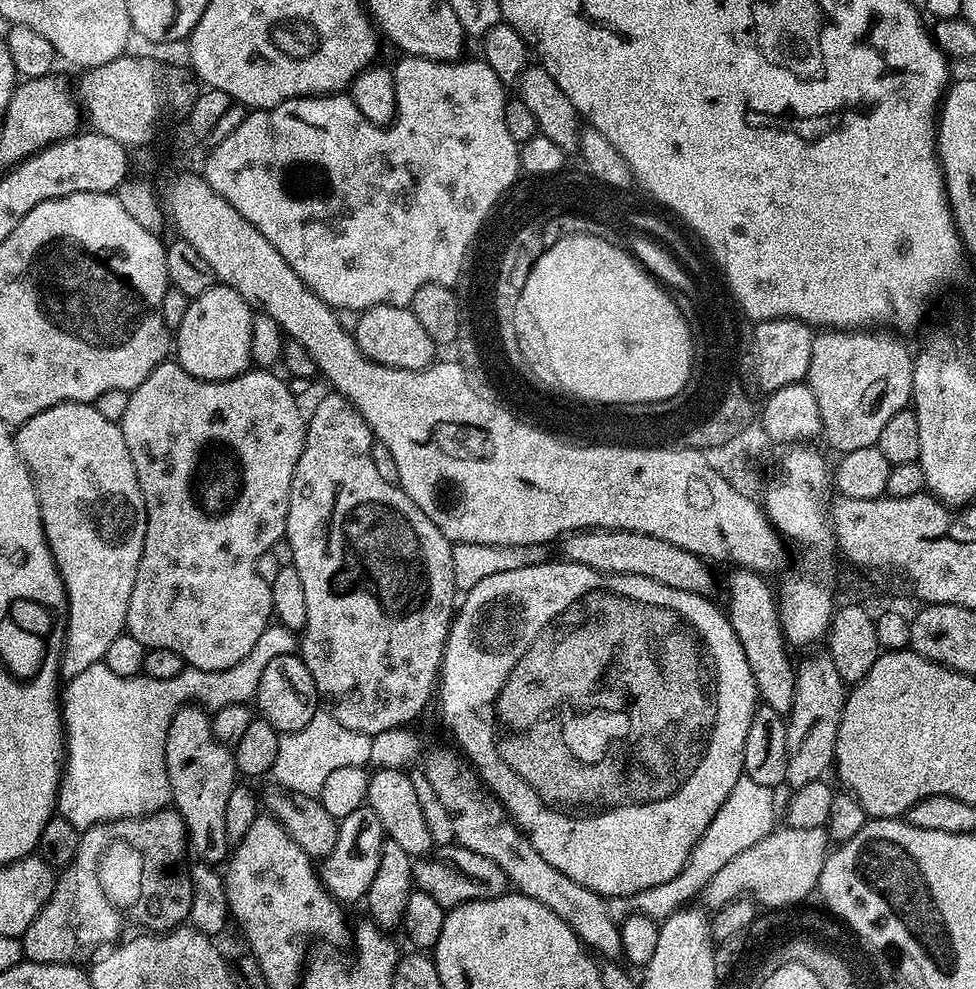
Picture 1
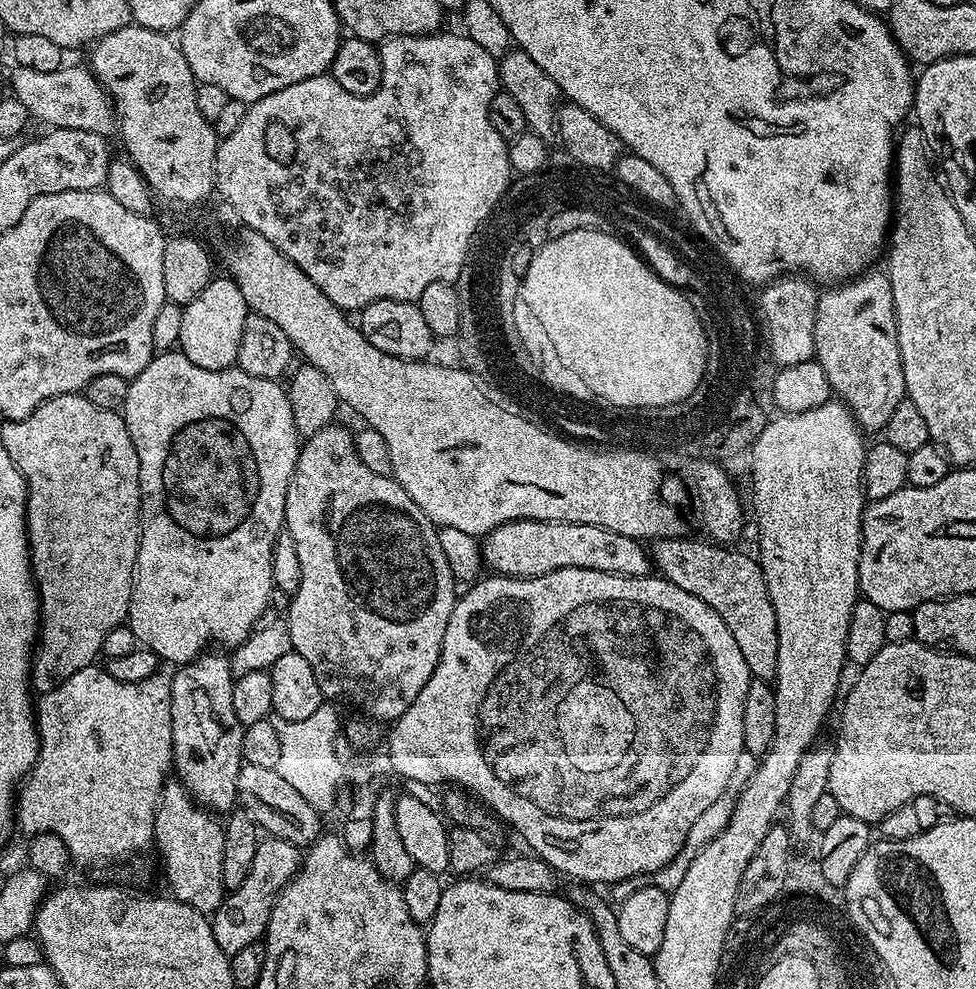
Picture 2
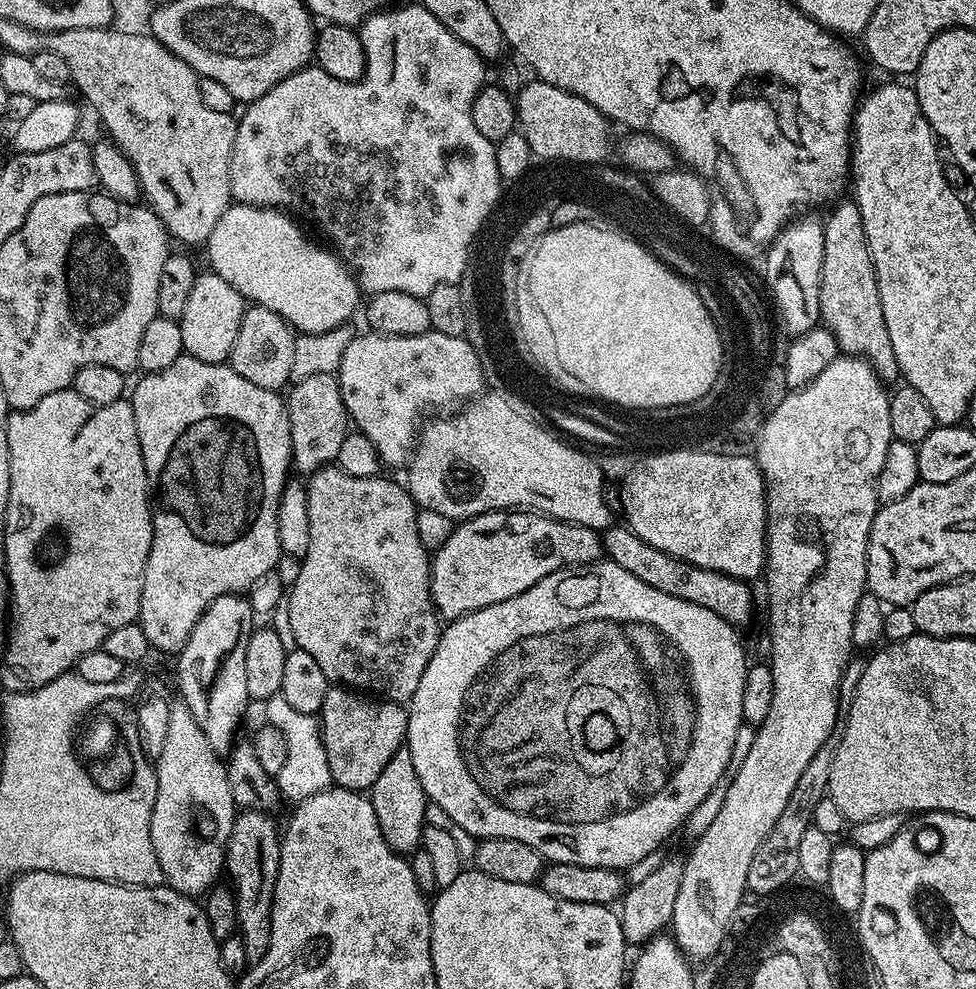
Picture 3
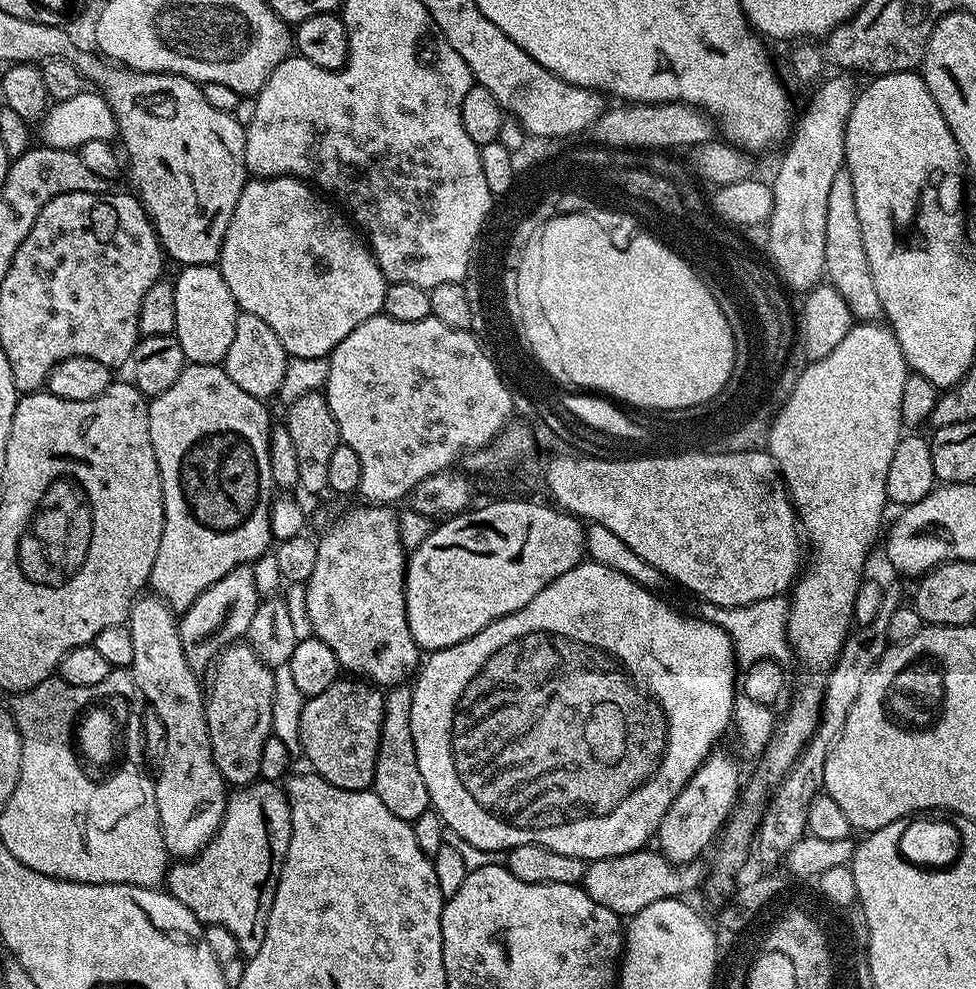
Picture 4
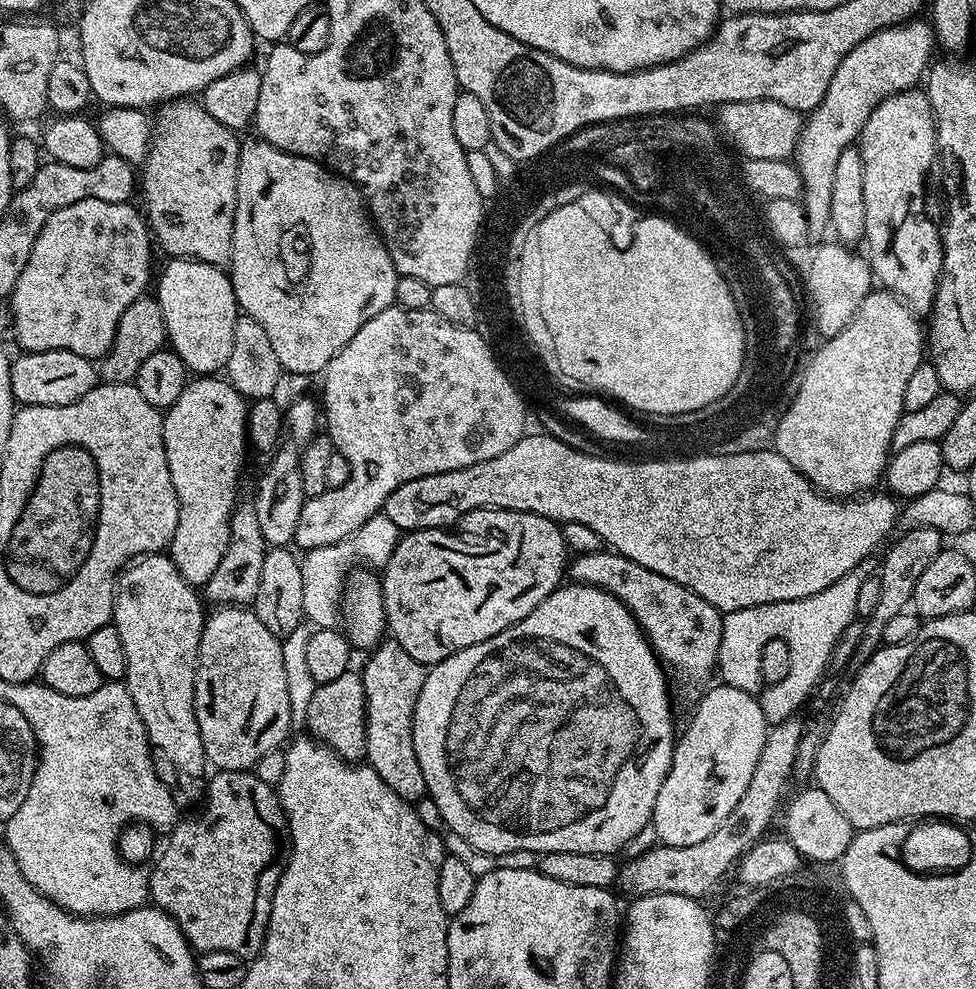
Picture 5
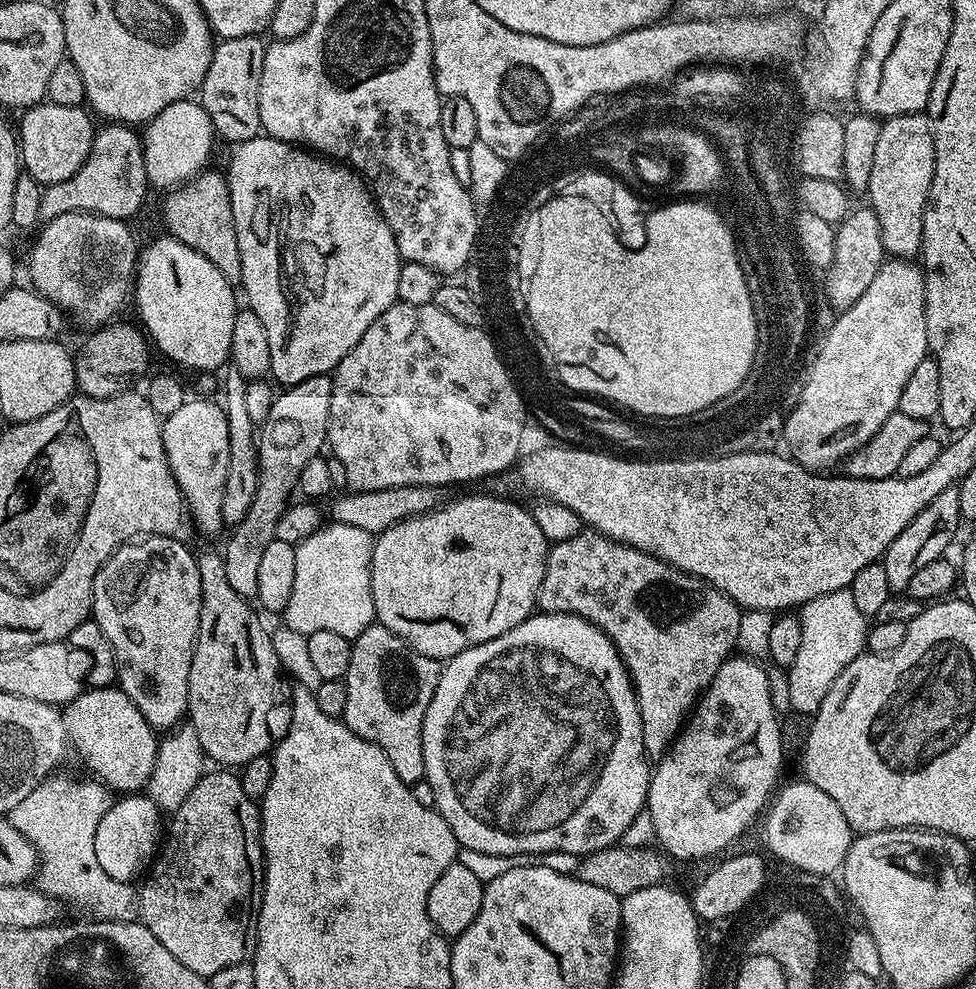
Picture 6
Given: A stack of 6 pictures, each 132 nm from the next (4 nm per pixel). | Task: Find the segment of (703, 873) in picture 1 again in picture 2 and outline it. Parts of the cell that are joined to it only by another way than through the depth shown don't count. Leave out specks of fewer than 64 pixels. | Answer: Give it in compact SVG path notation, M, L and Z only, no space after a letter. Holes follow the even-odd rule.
M743 752L738 758L738 766L734 766L734 774L730 774L730 782L726 786L726 790L722 794L718 794L718 798L714 801L714 806L710 806L706 810L706 814L698 817L698 822L694 822L694 826L690 826L690 830L686 834L686 842L682 846L682 850L675 856L666 866L662 866L662 870L654 870L650 877L635 876L629 880L623 880L617 884L611 885L607 889L606 896L613 905L619 906L622 902L626 902L626 898L630 898L630 894L634 890L642 890L651 887L671 893L678 890L678 886L682 883L682 878L686 875L686 870L690 870L690 862L694 862L694 858L698 858L698 854L710 842L714 842L714 838L718 838L718 834L722 834L722 830L726 830L726 826L730 822L730 818L734 814L734 806L738 802L740 792L746 786L746 782L754 774L758 758L749 752Z

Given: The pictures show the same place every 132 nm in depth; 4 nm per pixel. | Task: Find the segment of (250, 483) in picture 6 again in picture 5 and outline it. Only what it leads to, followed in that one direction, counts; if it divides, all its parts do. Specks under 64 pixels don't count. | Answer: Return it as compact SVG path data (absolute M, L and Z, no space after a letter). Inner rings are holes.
M241 499L230 518L230 538L222 562L214 569L212 577L202 585L202 596L212 606L248 606L258 594L258 582L262 578L262 558L270 545L262 538L262 526L258 526L258 514L251 499Z

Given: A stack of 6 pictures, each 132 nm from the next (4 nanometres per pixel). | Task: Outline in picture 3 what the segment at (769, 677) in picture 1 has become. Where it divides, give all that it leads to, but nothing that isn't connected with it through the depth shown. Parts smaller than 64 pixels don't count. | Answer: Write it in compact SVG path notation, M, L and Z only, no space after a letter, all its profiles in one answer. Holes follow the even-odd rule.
M613 523L602 532L602 552L612 563L622 566L622 570L634 574L634 578L639 578L641 582L646 582L646 586L654 586L654 590L662 590L662 594L671 594L674 598L686 598L686 602L694 602L698 606L706 606L706 610L714 610L714 614L721 616L730 625L741 626L740 624L746 623L751 618L752 592L745 581L730 578L726 574L718 574L714 570L694 568L690 562L674 558L650 546L650 542L642 542L642 538L638 538L638 534L634 534L631 528L619 523Z

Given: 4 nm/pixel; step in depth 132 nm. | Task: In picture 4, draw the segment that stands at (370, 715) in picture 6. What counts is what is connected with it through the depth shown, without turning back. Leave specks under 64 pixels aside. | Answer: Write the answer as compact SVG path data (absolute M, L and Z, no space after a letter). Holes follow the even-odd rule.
M397 686L387 689L382 734L378 742L378 762L374 766L374 782L371 787L371 791L376 792L378 798L382 798L386 810L409 822L417 820L430 808L426 782L422 782L422 774L418 770L418 754L414 754L414 734L410 730L411 705L411 687Z

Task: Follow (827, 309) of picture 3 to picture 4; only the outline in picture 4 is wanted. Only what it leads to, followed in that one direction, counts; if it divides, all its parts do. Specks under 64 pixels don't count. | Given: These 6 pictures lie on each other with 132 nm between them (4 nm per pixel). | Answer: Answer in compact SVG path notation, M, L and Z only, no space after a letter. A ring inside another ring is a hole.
M847 167L834 174L834 182L830 182L830 195L826 205L826 254L824 255L824 271L827 283L842 294L842 302L852 311L853 317L860 322L876 322L884 315L882 302L878 298L878 289L874 286L874 274L870 274L870 262L866 262L866 246L862 238L862 222L858 222L858 205L854 200L854 178Z

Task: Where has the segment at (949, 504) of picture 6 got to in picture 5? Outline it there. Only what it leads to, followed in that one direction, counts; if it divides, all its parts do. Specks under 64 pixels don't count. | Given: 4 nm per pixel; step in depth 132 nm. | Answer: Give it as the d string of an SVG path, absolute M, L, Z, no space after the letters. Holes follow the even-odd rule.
M909 528L900 535L904 536L897 535L887 545L888 553L885 554L884 561L878 564L882 591L878 598L878 606L874 606L874 614L866 620L866 634L862 638L858 653L861 661L871 658L877 648L881 647L882 630L886 622L890 622L890 618L895 618L899 612L905 611L912 604L914 586L918 586L918 578L922 570L926 570L926 566L930 566L930 562L934 562L934 558L942 550L942 543L940 544L942 533L936 528Z

